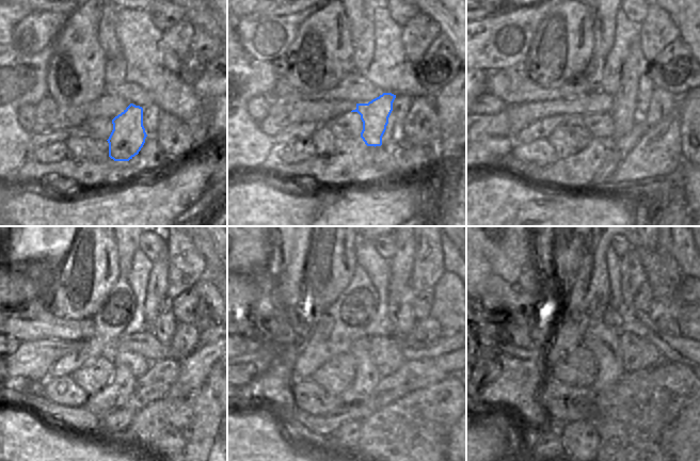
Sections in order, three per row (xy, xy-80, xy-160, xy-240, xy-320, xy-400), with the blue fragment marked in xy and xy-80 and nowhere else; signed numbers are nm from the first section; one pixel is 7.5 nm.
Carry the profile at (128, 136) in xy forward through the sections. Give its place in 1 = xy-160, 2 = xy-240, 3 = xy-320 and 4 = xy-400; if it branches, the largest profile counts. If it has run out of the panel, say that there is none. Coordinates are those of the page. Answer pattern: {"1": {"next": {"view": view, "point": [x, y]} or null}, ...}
{"1": {"next": {"view": "xy-160", "point": [623, 111]}}, "2": {"next": {"view": "xy-240", "point": [158, 282]}}, "3": {"next": {"view": "xy-320", "point": [401, 265]}}, "4": {"next": {"view": "xy-400", "point": [648, 248]}}}

